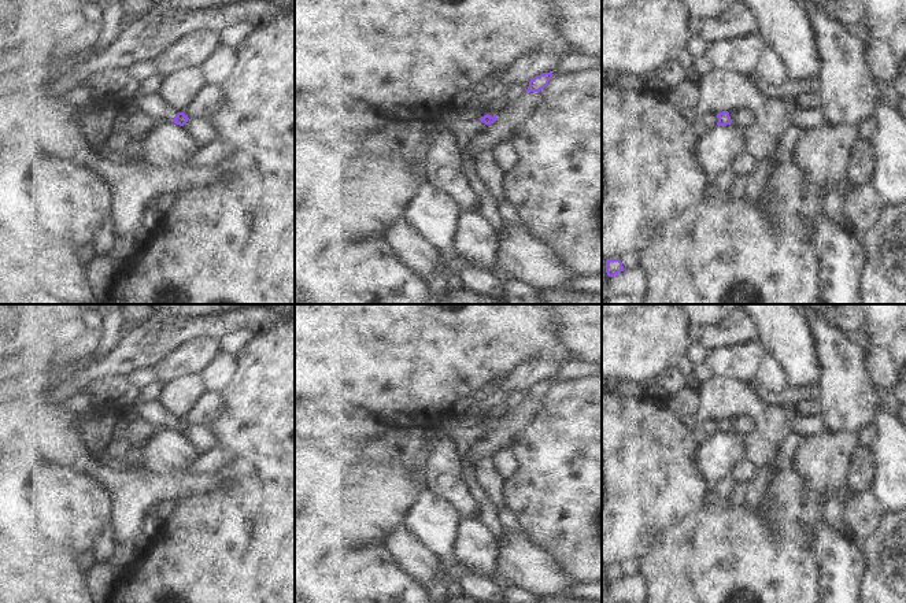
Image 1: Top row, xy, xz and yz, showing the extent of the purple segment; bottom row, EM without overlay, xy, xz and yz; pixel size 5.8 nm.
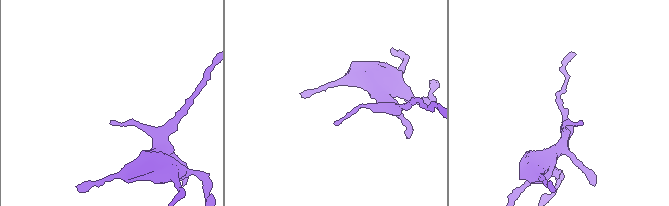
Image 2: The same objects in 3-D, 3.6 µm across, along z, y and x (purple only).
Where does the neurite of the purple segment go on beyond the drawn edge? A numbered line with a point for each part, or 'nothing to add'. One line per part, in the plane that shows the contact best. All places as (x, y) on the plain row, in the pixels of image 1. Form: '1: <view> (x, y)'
1: xy (152, 411)

